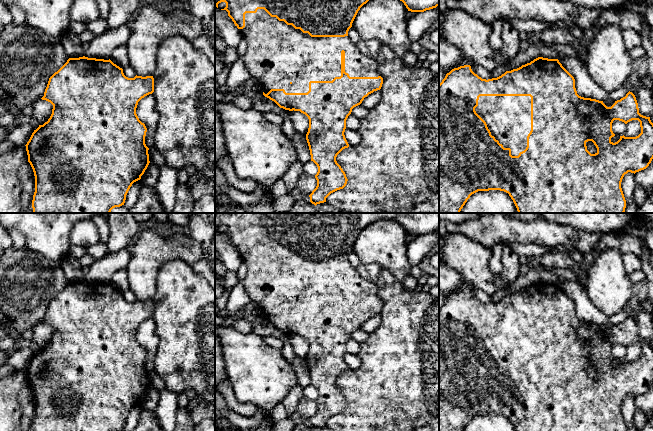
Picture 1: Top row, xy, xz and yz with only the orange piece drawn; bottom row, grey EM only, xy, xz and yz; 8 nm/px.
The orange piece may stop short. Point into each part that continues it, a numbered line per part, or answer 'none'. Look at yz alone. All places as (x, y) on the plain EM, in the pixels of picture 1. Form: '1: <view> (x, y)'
1: yz (508, 342)

